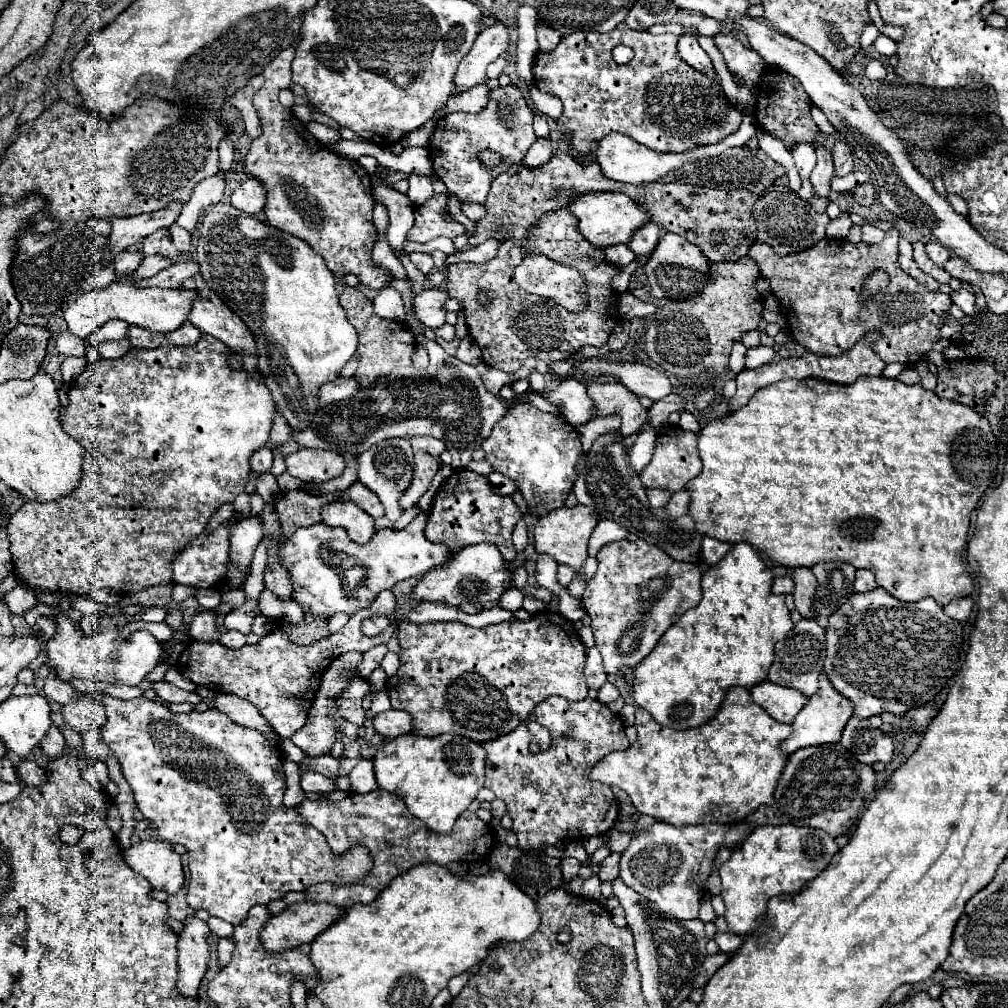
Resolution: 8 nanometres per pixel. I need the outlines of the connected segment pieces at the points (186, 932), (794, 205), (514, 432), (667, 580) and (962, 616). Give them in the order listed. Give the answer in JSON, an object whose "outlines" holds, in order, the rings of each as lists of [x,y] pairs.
{"outlines":[[[[187,917],[177,943],[177,965],[179,981],[177,989],[183,997],[197,997],[199,983],[207,973],[211,957],[211,929],[205,921],[197,917]]],[[[771,183],[771,187],[759,195],[757,205],[753,207],[753,217],[757,219],[755,239],[771,245],[777,255],[801,253],[813,247],[817,241],[825,239],[825,225],[829,223],[829,215],[813,211],[809,201],[799,199],[797,193],[791,191],[789,183]]],[[[531,405],[509,407],[507,415],[499,419],[491,435],[481,443],[485,459],[493,471],[509,477],[529,507],[529,515],[543,517],[545,513],[565,505],[569,491],[577,479],[577,463],[583,455],[581,441],[575,427],[557,421],[551,413],[543,413]]],[[[643,539],[637,541],[617,541],[607,543],[597,553],[599,569],[589,579],[587,589],[581,597],[585,611],[591,615],[591,631],[595,635],[595,647],[603,657],[603,667],[609,675],[619,673],[623,667],[629,665],[633,669],[639,661],[643,661],[651,649],[657,645],[659,637],[675,623],[679,617],[695,607],[701,599],[701,569],[693,563],[675,561],[669,557],[661,547],[649,545]]],[[[971,597],[955,599],[955,601],[951,601],[949,605],[945,605],[943,611],[945,611],[951,619],[955,619],[955,621],[965,621],[965,619],[971,615],[971,611],[973,611],[973,599],[971,599]]]]}

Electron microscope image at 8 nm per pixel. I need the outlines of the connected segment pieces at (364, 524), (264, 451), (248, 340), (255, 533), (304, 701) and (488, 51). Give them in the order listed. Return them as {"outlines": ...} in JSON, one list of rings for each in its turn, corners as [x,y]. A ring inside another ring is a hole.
{"outlines":[[[[335,499],[321,509],[321,517],[331,527],[345,527],[355,543],[367,543],[375,533],[373,519],[351,499]]],[[[261,447],[251,455],[251,469],[255,473],[265,473],[271,469],[271,465],[273,465],[273,453],[269,447]]],[[[196,273],[181,283],[183,289],[197,289],[201,297],[195,301],[195,309],[191,309],[191,323],[199,327],[205,335],[211,335],[223,341],[233,351],[247,351],[257,355],[257,343],[253,341],[251,329],[235,315],[205,283],[201,273]]],[[[249,515],[237,523],[235,531],[231,531],[231,583],[227,583],[223,589],[239,587],[239,583],[243,583],[243,575],[249,571],[253,551],[263,537],[263,527],[265,525],[259,515]]],[[[383,591],[379,595],[381,601],[375,601],[373,607],[357,611],[347,625],[327,639],[315,641],[311,645],[299,645],[297,641],[291,641],[289,635],[283,629],[273,629],[269,635],[265,635],[257,645],[245,645],[241,649],[231,649],[221,643],[199,643],[191,641],[189,647],[183,651],[187,653],[187,659],[179,663],[183,675],[191,679],[195,685],[211,687],[223,693],[235,693],[247,701],[251,701],[261,715],[271,721],[275,731],[281,737],[291,737],[299,727],[303,727],[307,719],[307,711],[311,707],[311,701],[315,697],[315,689],[319,689],[319,681],[323,671],[331,665],[335,657],[339,657],[343,651],[369,651],[375,645],[383,645],[391,639],[393,631],[387,631],[375,639],[363,635],[361,621],[373,615],[387,615],[395,617],[395,595],[391,591]]],[[[493,21],[487,25],[479,37],[475,39],[471,51],[467,57],[457,67],[455,73],[455,91],[465,91],[475,85],[487,85],[487,87],[497,87],[497,79],[489,79],[485,69],[489,63],[493,63],[503,51],[509,47],[509,25],[505,21]]]]}

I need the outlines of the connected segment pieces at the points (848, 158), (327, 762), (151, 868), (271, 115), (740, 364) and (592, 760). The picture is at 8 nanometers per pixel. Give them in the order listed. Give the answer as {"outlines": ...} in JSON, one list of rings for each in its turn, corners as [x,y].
{"outlines":[[[[835,141],[831,155],[835,161],[835,175],[847,175],[853,169],[853,155],[845,141]]],[[[319,755],[319,757],[307,757],[303,763],[299,763],[299,773],[317,771],[329,779],[337,779],[339,775],[339,759],[333,755]]],[[[141,841],[125,849],[123,857],[127,865],[157,891],[175,895],[185,883],[181,857],[167,841]]],[[[299,37],[263,69],[265,83],[253,97],[263,135],[251,143],[245,171],[267,185],[265,215],[269,225],[307,241],[333,273],[355,273],[363,285],[381,289],[391,275],[369,261],[375,243],[375,225],[371,219],[375,201],[369,173],[357,161],[343,159],[315,141],[305,125],[293,117],[291,109],[281,107],[277,99],[279,91],[293,83],[291,61]]],[[[741,341],[733,343],[733,351],[731,351],[731,359],[729,359],[729,369],[733,373],[739,373],[745,369],[745,351],[747,351],[747,347]]],[[[549,697],[535,707],[527,719],[527,722],[531,721],[549,729],[551,747],[547,751],[541,751],[541,753],[529,751],[527,725],[519,725],[515,731],[507,733],[507,735],[481,743],[481,747],[487,751],[485,787],[491,789],[497,799],[505,801],[507,815],[513,819],[513,831],[517,835],[519,847],[543,851],[545,847],[551,847],[561,841],[585,841],[591,835],[607,833],[613,827],[613,821],[617,819],[615,795],[607,785],[589,781],[587,775],[599,759],[609,755],[611,751],[621,751],[621,749],[629,747],[629,739],[625,735],[621,717],[617,713],[613,713],[607,705],[603,705],[595,699],[589,699],[589,697],[583,701],[577,701],[577,703],[565,701],[563,697]]]]}

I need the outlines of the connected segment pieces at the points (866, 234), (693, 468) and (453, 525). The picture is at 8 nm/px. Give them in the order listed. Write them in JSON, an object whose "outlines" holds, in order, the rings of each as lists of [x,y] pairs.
{"outlines":[[[[863,225],[863,241],[865,243],[881,243],[883,241],[883,231],[873,227],[873,225]]],[[[667,425],[659,429],[657,435],[657,443],[655,443],[655,453],[651,463],[639,473],[639,479],[643,483],[645,489],[663,489],[669,493],[675,493],[679,489],[685,487],[685,483],[689,479],[693,479],[695,475],[699,475],[701,471],[701,463],[699,463],[699,455],[695,455],[695,443],[697,443],[697,435],[691,431],[681,429],[679,425]]],[[[457,469],[447,479],[447,483],[443,483],[443,487],[437,491],[433,499],[425,527],[425,537],[431,543],[443,543],[453,551],[459,551],[467,545],[491,543],[499,549],[503,559],[511,563],[517,557],[511,541],[511,531],[519,519],[521,519],[521,511],[517,509],[513,499],[509,495],[501,497],[493,493],[487,483],[487,477],[467,469]]]]}

